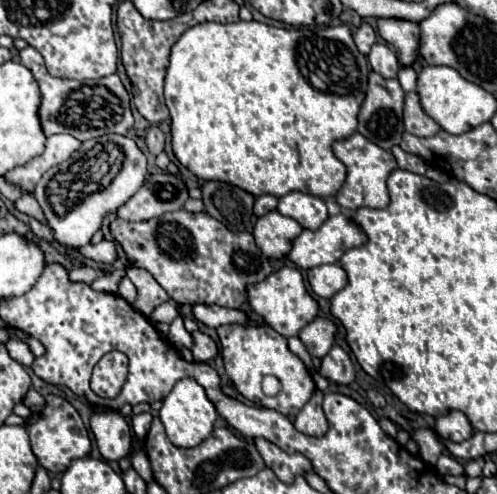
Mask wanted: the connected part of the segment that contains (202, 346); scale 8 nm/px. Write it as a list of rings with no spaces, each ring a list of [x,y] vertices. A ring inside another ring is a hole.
[[[200,330],[192,332],[192,338],[194,338],[194,346],[192,346],[192,356],[196,362],[208,362],[210,358],[214,358],[218,354],[218,348],[216,348],[216,342],[202,334]]]

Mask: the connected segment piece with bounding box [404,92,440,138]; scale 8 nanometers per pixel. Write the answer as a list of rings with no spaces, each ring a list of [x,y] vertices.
[[[408,92],[406,94],[406,104],[404,104],[404,128],[414,134],[414,136],[434,136],[440,126],[422,110],[418,94],[416,92]]]

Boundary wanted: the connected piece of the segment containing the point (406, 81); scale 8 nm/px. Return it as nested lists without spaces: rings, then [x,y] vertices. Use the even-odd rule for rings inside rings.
[[[408,66],[408,68],[402,68],[398,72],[398,80],[402,84],[402,88],[408,92],[408,90],[414,90],[416,88],[416,72]]]

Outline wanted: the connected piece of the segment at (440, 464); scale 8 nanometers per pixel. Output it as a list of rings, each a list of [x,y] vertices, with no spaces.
[[[442,454],[442,456],[438,458],[438,462],[436,462],[436,470],[438,470],[440,474],[466,476],[466,474],[464,474],[464,464],[458,462],[458,460],[454,460],[454,458],[448,456],[448,454]]]

